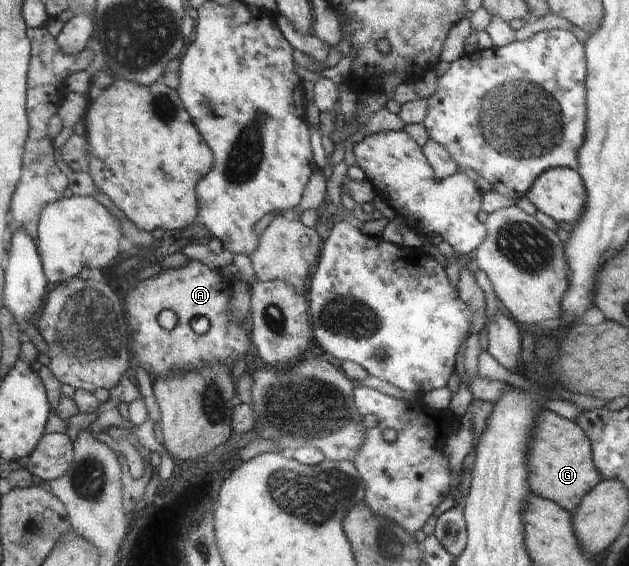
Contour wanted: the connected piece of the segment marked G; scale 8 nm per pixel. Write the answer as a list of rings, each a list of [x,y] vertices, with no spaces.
[[[546,408],[537,417],[530,451],[530,465],[534,465],[534,493],[550,497],[571,514],[577,511],[582,499],[600,483],[600,471],[593,464],[590,437],[576,422],[567,420]]]

